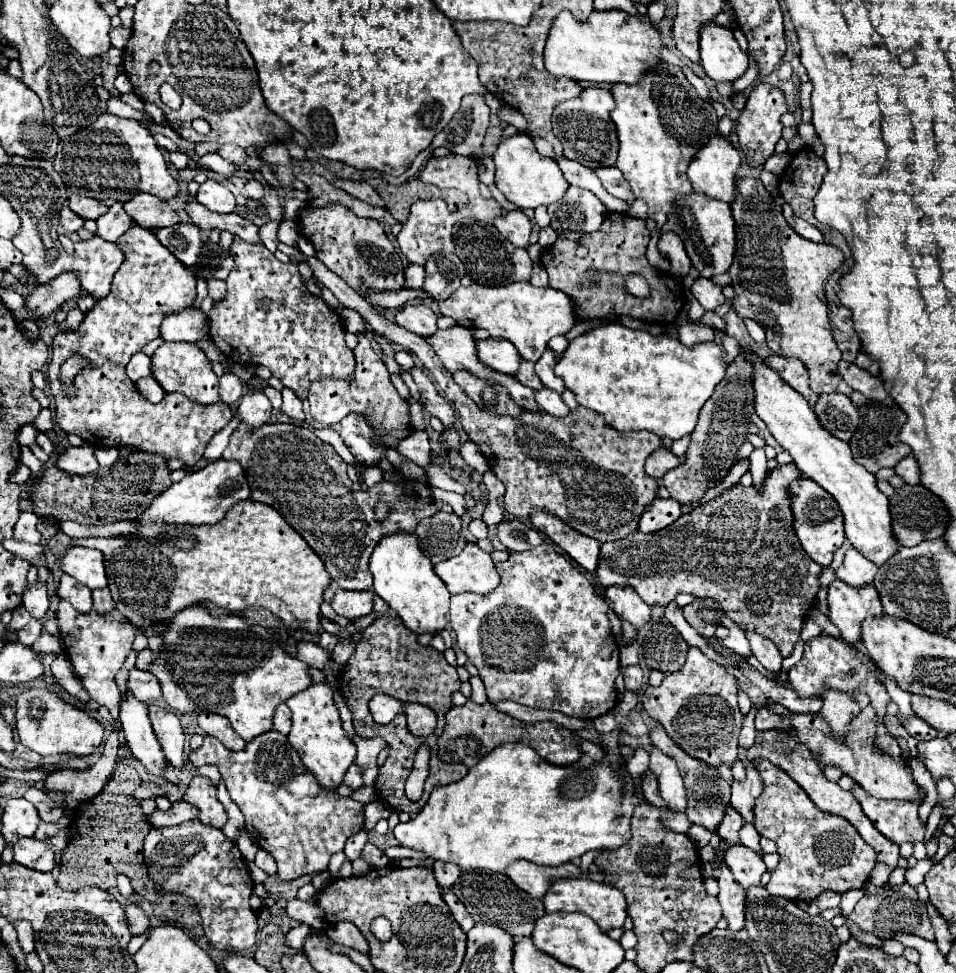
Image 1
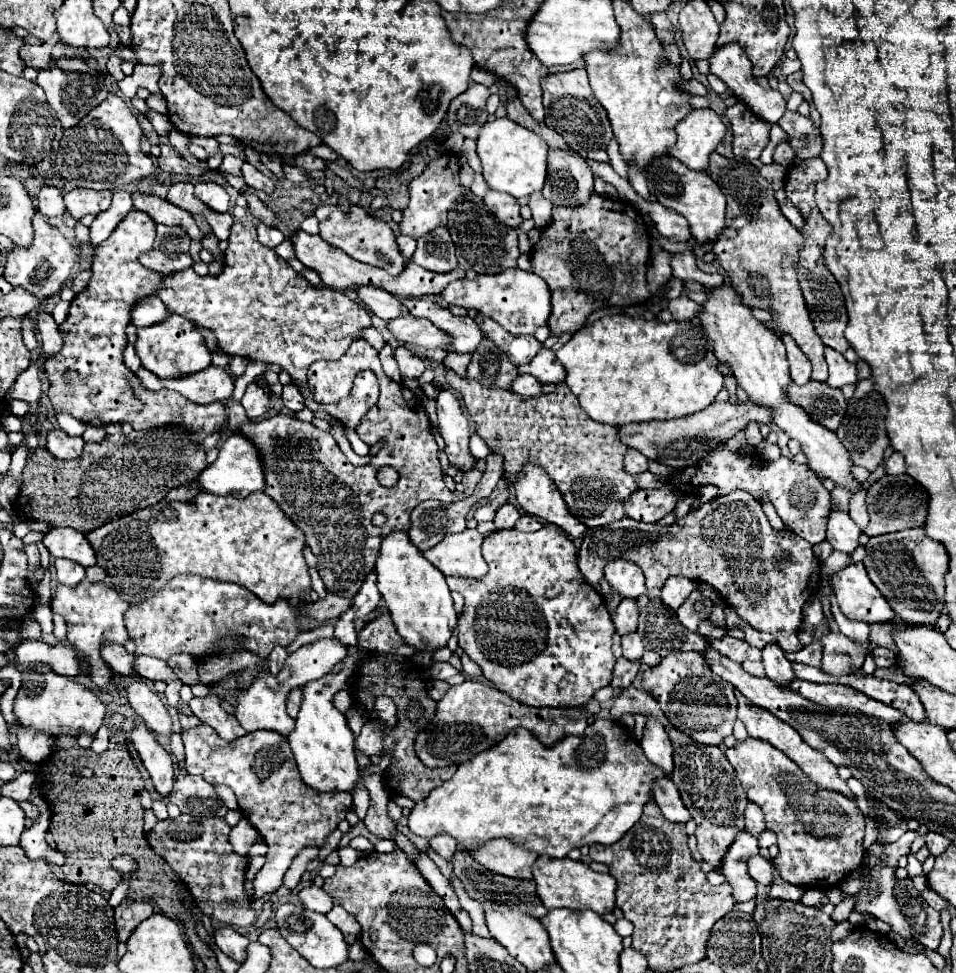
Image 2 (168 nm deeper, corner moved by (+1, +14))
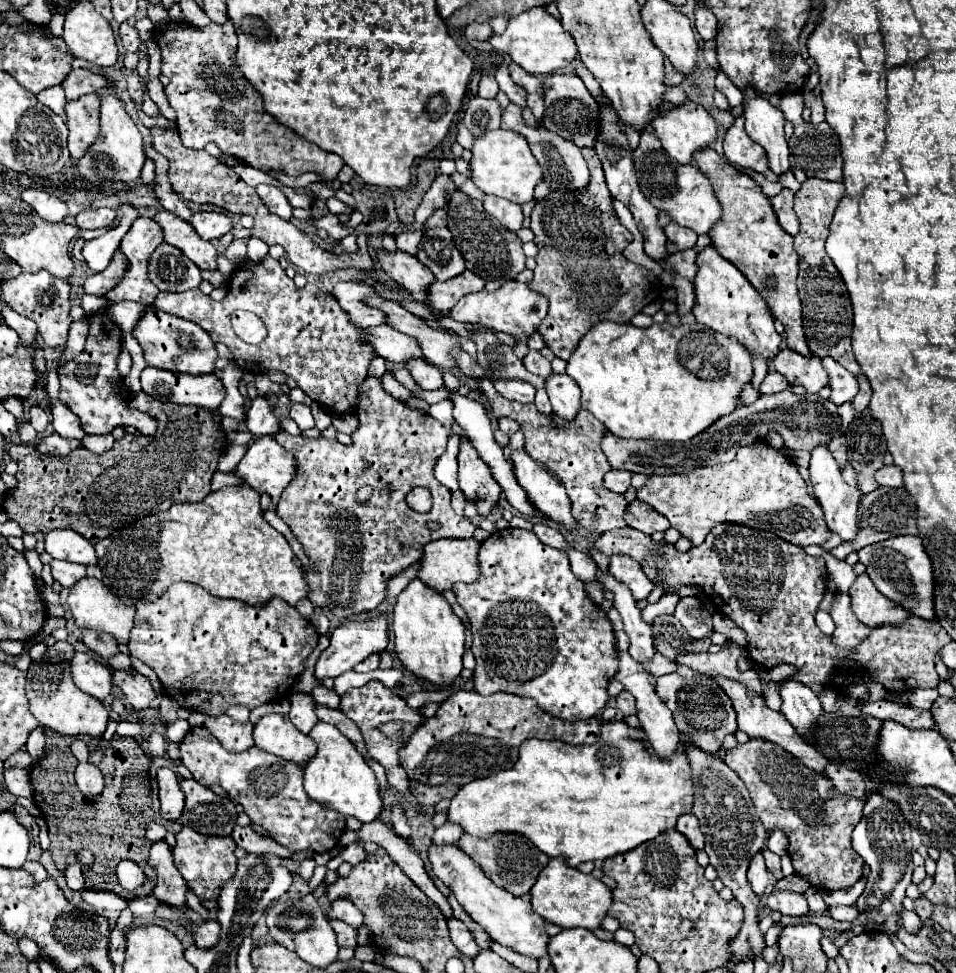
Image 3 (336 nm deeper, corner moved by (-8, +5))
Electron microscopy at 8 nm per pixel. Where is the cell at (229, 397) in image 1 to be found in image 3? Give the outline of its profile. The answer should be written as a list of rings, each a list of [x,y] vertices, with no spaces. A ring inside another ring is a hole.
[[[146,366],[140,374],[140,382],[146,394],[162,402],[190,404],[206,410],[216,410],[226,396],[224,384],[214,374],[186,376]]]

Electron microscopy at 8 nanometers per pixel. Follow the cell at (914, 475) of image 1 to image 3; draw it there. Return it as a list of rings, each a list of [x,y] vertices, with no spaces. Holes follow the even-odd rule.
[[[882,466],[876,474],[876,482],[880,486],[890,486],[890,488],[898,488],[904,484],[904,472],[898,466]]]

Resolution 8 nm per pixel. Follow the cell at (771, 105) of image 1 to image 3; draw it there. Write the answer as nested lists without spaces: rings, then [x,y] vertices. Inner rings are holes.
[[[736,118],[724,136],[724,156],[728,162],[742,168],[750,168],[762,174],[770,170],[764,148],[758,142],[752,142],[748,134],[744,134],[742,118]]]

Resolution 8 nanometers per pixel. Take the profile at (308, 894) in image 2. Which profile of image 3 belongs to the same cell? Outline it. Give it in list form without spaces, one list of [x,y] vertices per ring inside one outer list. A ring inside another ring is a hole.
[[[338,898],[330,904],[330,910],[328,910],[328,920],[344,920],[348,922],[350,926],[358,928],[362,924],[362,912],[350,902],[350,900],[344,900],[344,898]]]

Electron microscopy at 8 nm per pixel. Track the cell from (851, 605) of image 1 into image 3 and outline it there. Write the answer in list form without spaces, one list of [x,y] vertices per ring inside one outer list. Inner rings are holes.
[[[862,574],[854,580],[854,584],[850,586],[850,598],[852,598],[852,612],[868,628],[880,628],[884,624],[900,626],[908,618],[906,610],[894,606],[894,602],[878,594],[868,574]]]

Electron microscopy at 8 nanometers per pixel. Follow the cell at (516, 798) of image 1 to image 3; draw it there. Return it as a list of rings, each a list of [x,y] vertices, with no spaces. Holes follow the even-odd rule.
[[[620,720],[604,722],[596,744],[572,746],[560,740],[538,738],[522,742],[514,768],[464,784],[450,800],[446,820],[462,826],[466,834],[478,838],[490,838],[498,832],[520,834],[546,856],[562,856],[568,866],[576,868],[586,860],[606,860],[610,856],[624,854],[638,844],[656,838],[660,832],[674,828],[678,816],[692,810],[692,802],[692,774],[684,752],[674,754],[670,762],[662,762],[662,758],[650,750],[646,734]]]

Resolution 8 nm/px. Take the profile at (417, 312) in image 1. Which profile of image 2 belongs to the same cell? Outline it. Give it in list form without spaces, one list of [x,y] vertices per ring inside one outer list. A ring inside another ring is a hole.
[[[363,285],[363,287],[357,287],[355,293],[357,293],[357,297],[361,299],[361,303],[363,303],[373,315],[377,315],[377,317],[381,317],[381,319],[385,319],[385,321],[407,313],[405,305],[401,305],[401,301],[399,301],[397,297],[393,297],[391,293],[387,293],[385,289],[371,287],[371,285]]]

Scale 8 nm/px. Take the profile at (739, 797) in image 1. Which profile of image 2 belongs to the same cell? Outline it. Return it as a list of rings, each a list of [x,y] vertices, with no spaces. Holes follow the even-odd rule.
[[[749,803],[747,811],[745,811],[745,829],[749,829],[749,833],[753,837],[759,837],[759,833],[765,831],[765,821],[763,821],[763,813],[759,811],[757,805]]]

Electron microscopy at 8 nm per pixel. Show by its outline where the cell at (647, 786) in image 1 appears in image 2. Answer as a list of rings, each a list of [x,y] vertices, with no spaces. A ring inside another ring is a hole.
[[[671,779],[655,781],[653,797],[655,797],[655,803],[659,805],[661,813],[665,815],[665,819],[675,821],[675,823],[687,823],[691,819],[691,815],[689,815],[687,807],[683,805],[679,791]]]

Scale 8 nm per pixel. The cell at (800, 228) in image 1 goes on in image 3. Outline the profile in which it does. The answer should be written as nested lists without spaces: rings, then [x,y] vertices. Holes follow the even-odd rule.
[[[784,188],[778,196],[772,198],[772,206],[774,206],[774,212],[776,212],[776,216],[778,216],[780,226],[782,226],[788,234],[792,234],[792,236],[796,236],[798,230],[800,230],[798,216],[796,216],[796,212],[794,212],[794,208],[792,208],[794,196],[796,196],[796,194],[794,194],[790,188]]]

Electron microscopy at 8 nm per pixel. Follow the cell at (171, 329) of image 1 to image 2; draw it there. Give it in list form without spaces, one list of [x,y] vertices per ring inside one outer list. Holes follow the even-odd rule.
[[[157,295],[145,297],[145,301],[139,301],[133,307],[131,325],[135,325],[135,327],[149,327],[149,325],[155,325],[157,321],[163,321],[169,315],[171,313],[165,309],[163,301]]]

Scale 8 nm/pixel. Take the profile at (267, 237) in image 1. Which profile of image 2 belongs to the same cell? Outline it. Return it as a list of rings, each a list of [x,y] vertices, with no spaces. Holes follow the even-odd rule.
[[[263,223],[257,225],[257,233],[259,233],[259,243],[261,245],[267,245],[267,247],[277,247],[285,239],[285,235],[279,229],[265,227]]]

